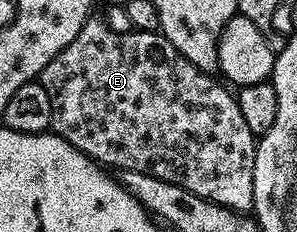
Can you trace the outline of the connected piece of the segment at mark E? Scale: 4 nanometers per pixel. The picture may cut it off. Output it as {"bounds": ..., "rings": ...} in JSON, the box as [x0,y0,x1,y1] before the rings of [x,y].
{"bounds":[38,17,258,213],"rings":[[[89,17],[82,25],[78,37],[74,37],[74,41],[70,41],[70,45],[66,45],[66,49],[62,49],[62,53],[58,53],[58,57],[54,57],[54,61],[50,61],[50,65],[46,65],[46,69],[42,69],[38,81],[46,89],[46,93],[50,93],[51,130],[55,134],[61,135],[66,141],[70,141],[70,145],[74,145],[74,149],[78,149],[84,155],[89,155],[91,159],[95,159],[105,168],[116,167],[115,169],[120,171],[150,173],[150,177],[170,181],[206,201],[229,207],[237,213],[248,213],[252,211],[254,201],[254,157],[258,137],[254,133],[250,133],[250,128],[242,117],[242,109],[238,105],[236,95],[228,92],[229,88],[219,78],[216,78],[217,80],[212,78],[216,77],[207,71],[198,69],[190,61],[186,61],[186,57],[182,57],[182,53],[178,53],[178,49],[174,49],[174,45],[170,45],[170,41],[162,33],[135,29],[126,33],[114,33],[106,26],[103,18]]]}

